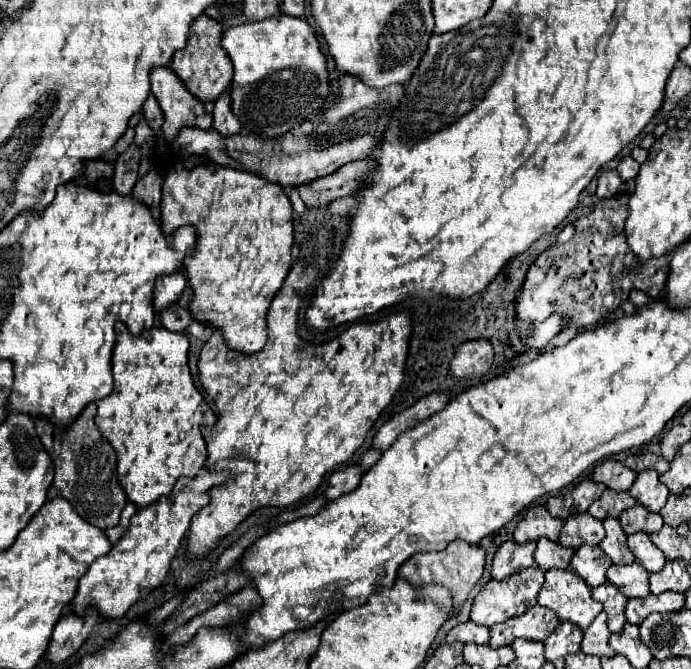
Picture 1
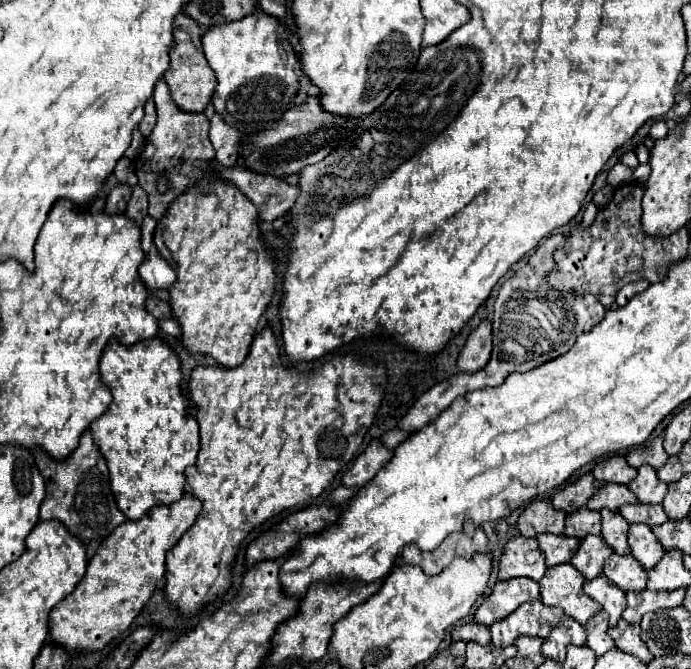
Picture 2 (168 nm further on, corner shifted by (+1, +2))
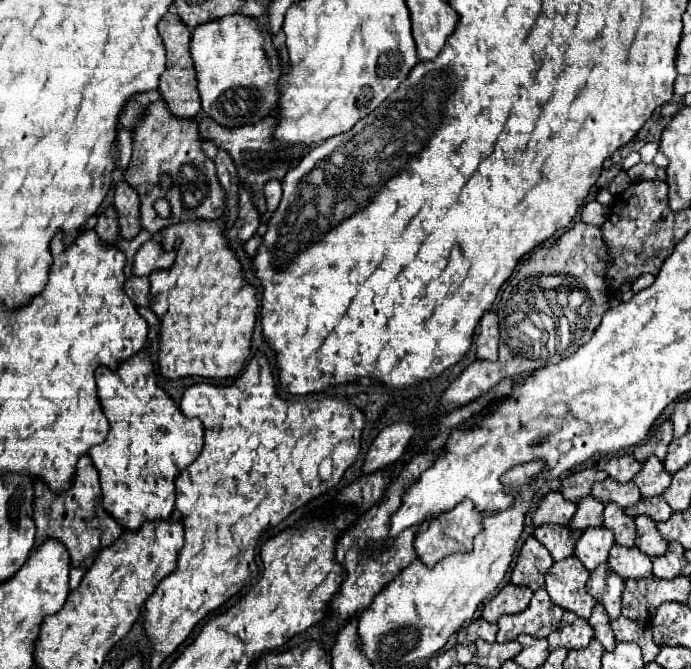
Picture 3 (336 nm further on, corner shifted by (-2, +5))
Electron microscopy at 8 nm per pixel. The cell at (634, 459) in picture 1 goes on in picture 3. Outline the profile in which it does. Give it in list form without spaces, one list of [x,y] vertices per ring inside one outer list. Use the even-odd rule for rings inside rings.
[[[665,420],[651,432],[651,436],[643,444],[639,444],[633,450],[633,456],[639,462],[645,462],[651,454],[655,454],[659,460],[663,460],[667,454],[667,446],[669,446],[671,438],[673,438],[673,424],[671,424],[671,420]]]

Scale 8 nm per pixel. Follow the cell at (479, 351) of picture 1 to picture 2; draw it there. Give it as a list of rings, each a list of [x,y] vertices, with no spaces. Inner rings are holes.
[[[482,321],[466,339],[466,345],[458,355],[456,367],[466,373],[480,371],[490,361],[490,353],[492,353],[492,325],[490,321]]]

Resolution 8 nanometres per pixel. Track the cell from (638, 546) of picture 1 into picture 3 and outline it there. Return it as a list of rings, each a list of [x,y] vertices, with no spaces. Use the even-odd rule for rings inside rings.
[[[637,516],[635,524],[637,524],[637,542],[635,542],[635,546],[641,552],[655,558],[657,554],[663,554],[667,550],[667,542],[661,538],[661,534],[657,534],[653,518]]]

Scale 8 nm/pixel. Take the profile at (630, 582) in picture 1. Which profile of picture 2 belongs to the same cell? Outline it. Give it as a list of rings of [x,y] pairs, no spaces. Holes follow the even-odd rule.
[[[612,553],[604,565],[604,575],[622,591],[642,591],[648,581],[646,569],[632,555]]]

